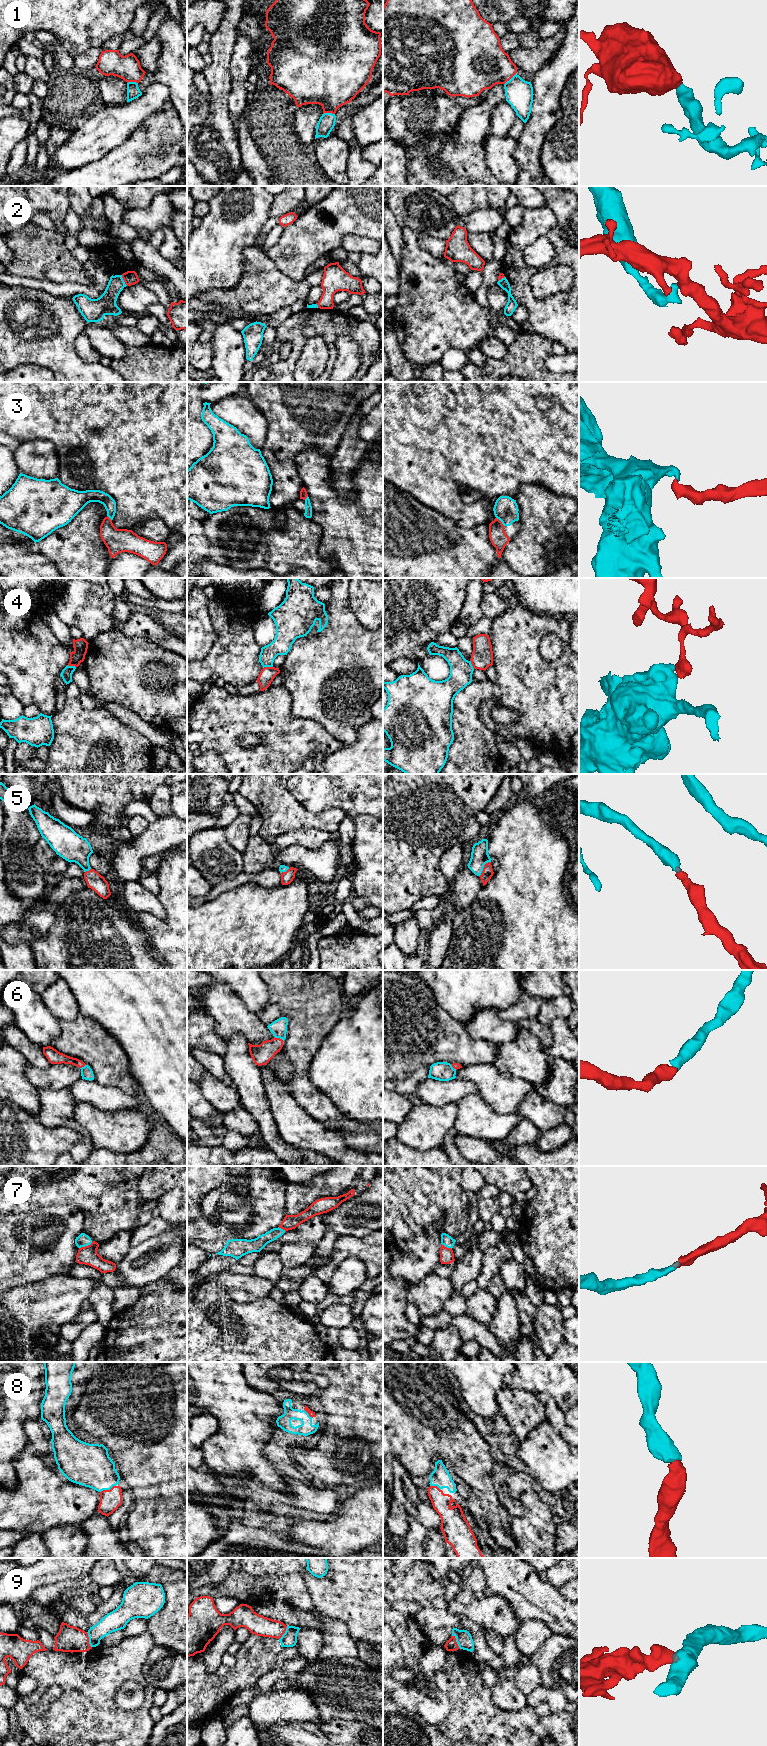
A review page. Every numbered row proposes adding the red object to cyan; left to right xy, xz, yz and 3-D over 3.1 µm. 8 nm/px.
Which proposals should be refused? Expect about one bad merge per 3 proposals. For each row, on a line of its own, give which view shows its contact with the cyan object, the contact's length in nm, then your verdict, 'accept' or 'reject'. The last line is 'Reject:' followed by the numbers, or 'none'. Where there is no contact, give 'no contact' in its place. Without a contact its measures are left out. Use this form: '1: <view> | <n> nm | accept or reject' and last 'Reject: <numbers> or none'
1: xz | 100 nm | accept
2: xy | 100 nm | reject
3: yz | 100 nm | accept
4: xz | 80 nm | reject
5: yz | 160 nm | accept
6: xz | 90 nm | accept
7: xy | 130 nm | accept
8: xy | 140 nm | accept
9: xy | 130 nm | accept
Reject: 2, 4

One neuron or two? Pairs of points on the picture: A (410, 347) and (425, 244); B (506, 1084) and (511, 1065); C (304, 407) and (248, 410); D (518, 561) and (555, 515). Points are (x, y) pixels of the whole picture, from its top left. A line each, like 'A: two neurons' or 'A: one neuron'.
A: two neurons
B: two neurons
C: two neurons
D: one neuron

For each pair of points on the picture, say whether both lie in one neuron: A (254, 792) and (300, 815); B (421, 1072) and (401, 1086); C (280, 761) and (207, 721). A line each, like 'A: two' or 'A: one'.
A: one
B: one
C: one

